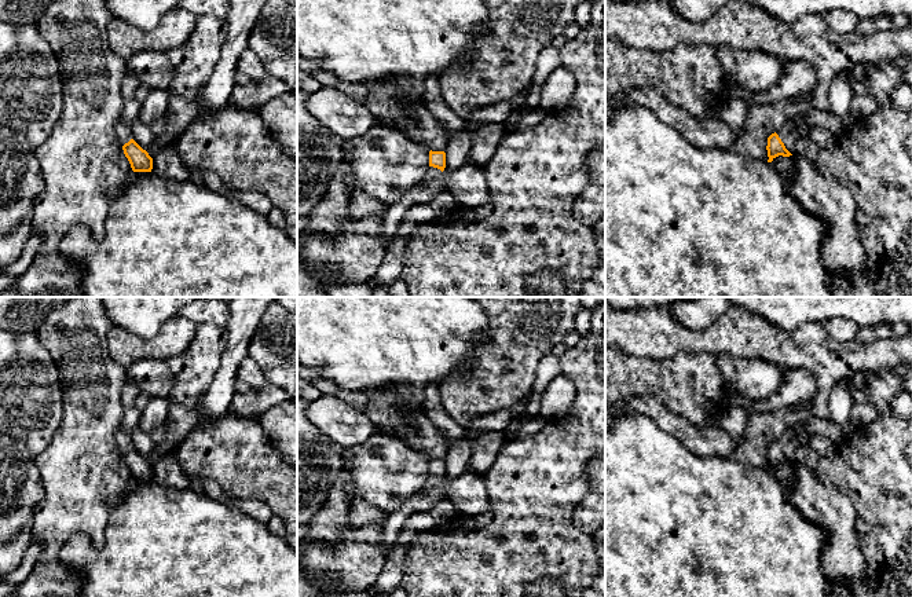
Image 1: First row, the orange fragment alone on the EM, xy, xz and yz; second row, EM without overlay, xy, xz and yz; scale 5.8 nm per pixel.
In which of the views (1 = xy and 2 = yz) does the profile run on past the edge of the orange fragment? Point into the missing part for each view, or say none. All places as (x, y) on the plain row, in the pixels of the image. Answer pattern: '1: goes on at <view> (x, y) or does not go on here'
1: goes on at xy (123, 439)
2: goes on at yz (795, 436)

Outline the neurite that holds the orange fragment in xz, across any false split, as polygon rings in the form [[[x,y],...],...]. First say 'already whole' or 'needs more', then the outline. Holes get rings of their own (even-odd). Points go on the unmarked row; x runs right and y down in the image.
needs more | [[[429,459],[429,475],[425,483],[425,490],[439,487],[446,476],[446,461],[444,459]]]

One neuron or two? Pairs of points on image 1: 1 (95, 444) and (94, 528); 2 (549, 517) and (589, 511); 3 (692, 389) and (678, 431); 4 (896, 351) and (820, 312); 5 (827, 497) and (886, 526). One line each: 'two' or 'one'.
1: one
2: two
3: two
4: two
5: two

